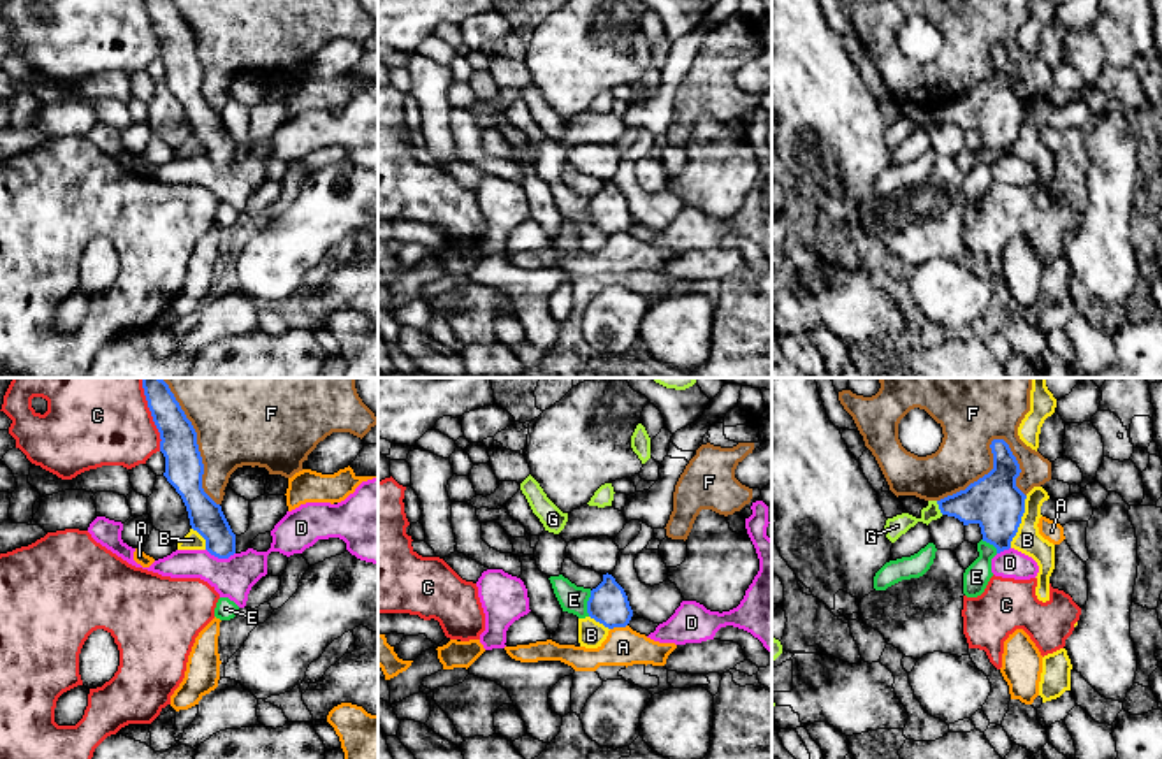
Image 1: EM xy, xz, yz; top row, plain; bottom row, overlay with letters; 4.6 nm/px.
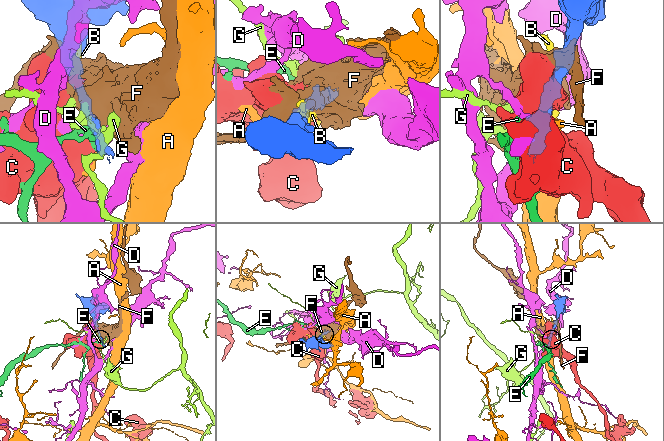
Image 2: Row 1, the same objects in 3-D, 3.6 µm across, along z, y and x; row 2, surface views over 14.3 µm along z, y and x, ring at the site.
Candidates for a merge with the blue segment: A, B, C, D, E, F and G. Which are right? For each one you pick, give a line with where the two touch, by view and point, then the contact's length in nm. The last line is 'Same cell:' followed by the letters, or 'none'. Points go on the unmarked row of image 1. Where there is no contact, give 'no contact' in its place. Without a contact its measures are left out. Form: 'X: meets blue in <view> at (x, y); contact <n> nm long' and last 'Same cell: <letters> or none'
Same cell: none

